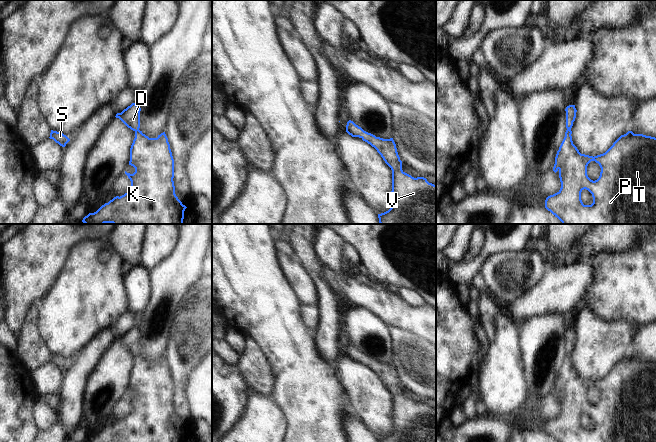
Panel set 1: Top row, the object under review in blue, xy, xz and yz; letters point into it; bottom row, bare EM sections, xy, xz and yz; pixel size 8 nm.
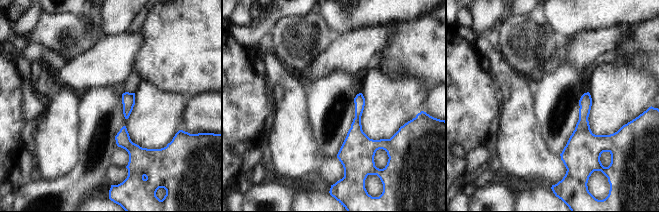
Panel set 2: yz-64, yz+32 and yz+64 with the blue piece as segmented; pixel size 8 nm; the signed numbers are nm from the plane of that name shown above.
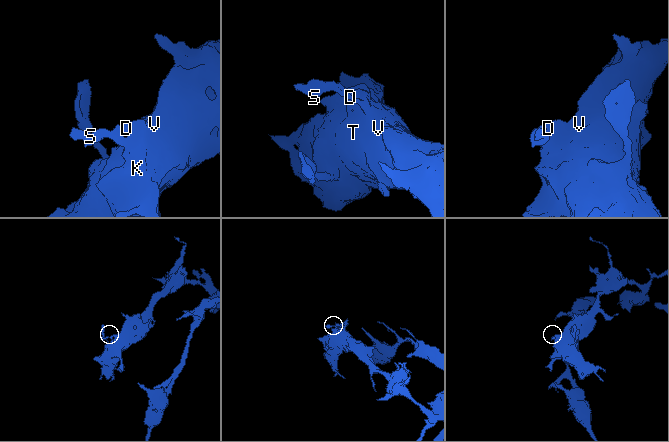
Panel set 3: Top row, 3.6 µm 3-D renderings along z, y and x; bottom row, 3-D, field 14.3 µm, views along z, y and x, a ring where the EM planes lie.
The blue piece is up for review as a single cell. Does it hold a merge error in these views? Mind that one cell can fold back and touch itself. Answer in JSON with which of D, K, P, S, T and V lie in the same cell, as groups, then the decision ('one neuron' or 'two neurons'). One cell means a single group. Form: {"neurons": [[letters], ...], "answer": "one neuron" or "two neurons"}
{"neurons": [["D", "K", "P", "S", "T", "V"]], "answer": "one neuron"}

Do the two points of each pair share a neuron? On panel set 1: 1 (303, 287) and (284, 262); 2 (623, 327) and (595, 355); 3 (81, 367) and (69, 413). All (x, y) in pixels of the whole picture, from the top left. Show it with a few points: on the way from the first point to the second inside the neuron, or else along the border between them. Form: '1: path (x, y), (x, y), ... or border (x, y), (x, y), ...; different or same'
1: path (300, 281), (290, 268); same
2: path (616, 334), (602, 348); same
3: path (74, 378), (71, 402); same

